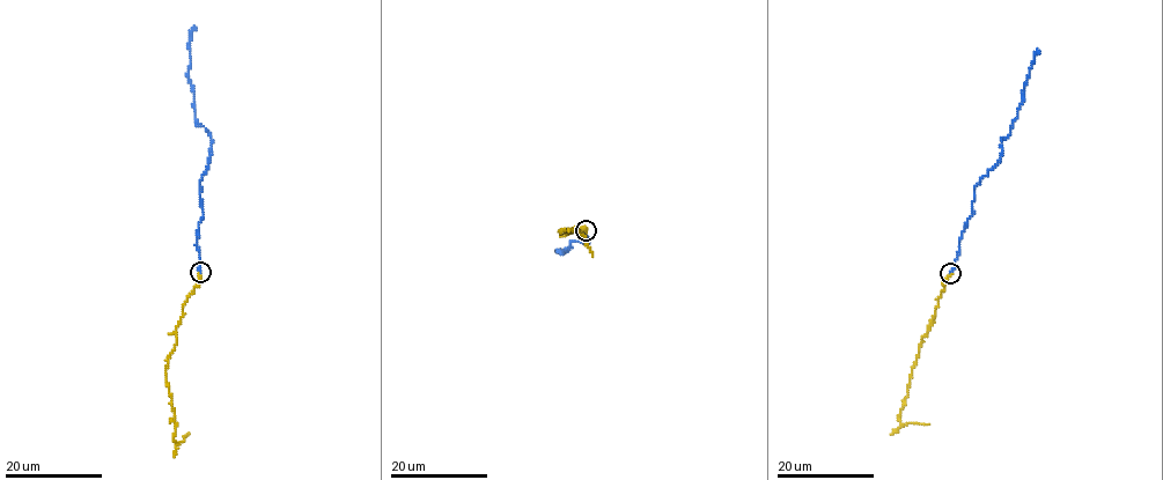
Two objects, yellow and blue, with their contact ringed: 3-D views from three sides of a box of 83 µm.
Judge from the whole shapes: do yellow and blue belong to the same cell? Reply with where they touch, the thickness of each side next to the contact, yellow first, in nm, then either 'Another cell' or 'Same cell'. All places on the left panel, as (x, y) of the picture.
Place: (200, 272). Thickness 240 nm (yellow) against 280 nm. Same cell

